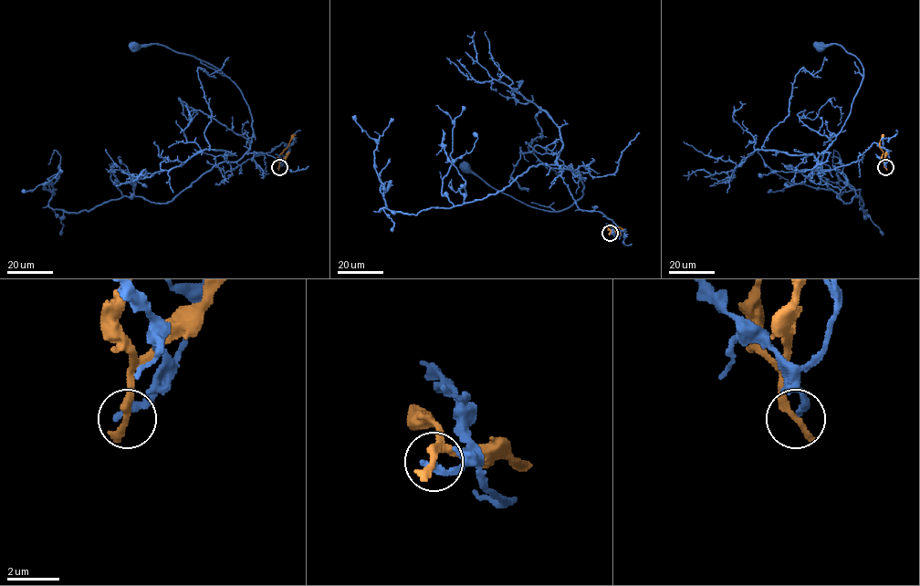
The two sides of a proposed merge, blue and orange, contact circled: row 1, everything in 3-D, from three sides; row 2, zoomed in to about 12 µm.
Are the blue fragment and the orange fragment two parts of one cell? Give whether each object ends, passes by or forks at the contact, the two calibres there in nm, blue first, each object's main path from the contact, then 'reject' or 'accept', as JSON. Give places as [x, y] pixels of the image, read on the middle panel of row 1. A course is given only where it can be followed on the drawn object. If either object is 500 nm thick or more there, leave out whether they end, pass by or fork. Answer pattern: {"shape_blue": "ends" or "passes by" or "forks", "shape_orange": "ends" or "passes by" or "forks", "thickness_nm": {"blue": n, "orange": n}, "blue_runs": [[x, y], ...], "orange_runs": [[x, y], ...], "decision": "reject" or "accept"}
{"shape_blue": "ends", "shape_orange": "ends", "thickness_nm": {"blue": 280, "orange": 340}, "blue_runs": [[610, 233], [620, 233], [580, 210], [564, 182], [562, 169], [577, 170], [583, 195], [548, 211], [464, 165]], "orange_runs": [[610, 233], [609, 230], [620, 227], [626, 231]], "decision": "reject"}

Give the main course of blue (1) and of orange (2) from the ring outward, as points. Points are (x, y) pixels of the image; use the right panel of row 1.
1: (885, 167), (889, 153), (875, 142), (823, 171), (863, 69), (841, 46), (818, 47)
2: (885, 167), (880, 141), (883, 134)

